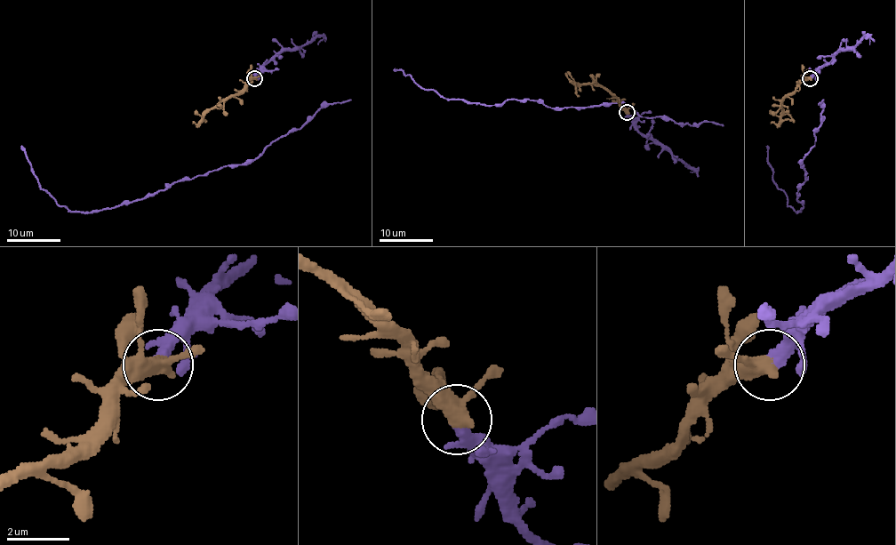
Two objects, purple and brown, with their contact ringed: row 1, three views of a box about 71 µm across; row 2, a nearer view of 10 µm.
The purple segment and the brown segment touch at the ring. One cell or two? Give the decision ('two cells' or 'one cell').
one cell

